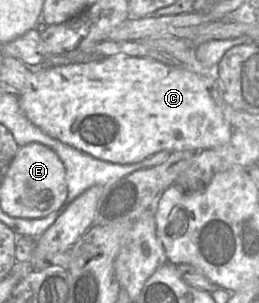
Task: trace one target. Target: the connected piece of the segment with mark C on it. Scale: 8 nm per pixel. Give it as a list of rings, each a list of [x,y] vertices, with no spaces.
[[[126,54],[102,61],[32,68],[32,82],[18,98],[26,117],[43,132],[95,158],[117,164],[140,162],[160,151],[198,152],[219,147],[230,141],[233,131],[213,100],[205,75]]]

